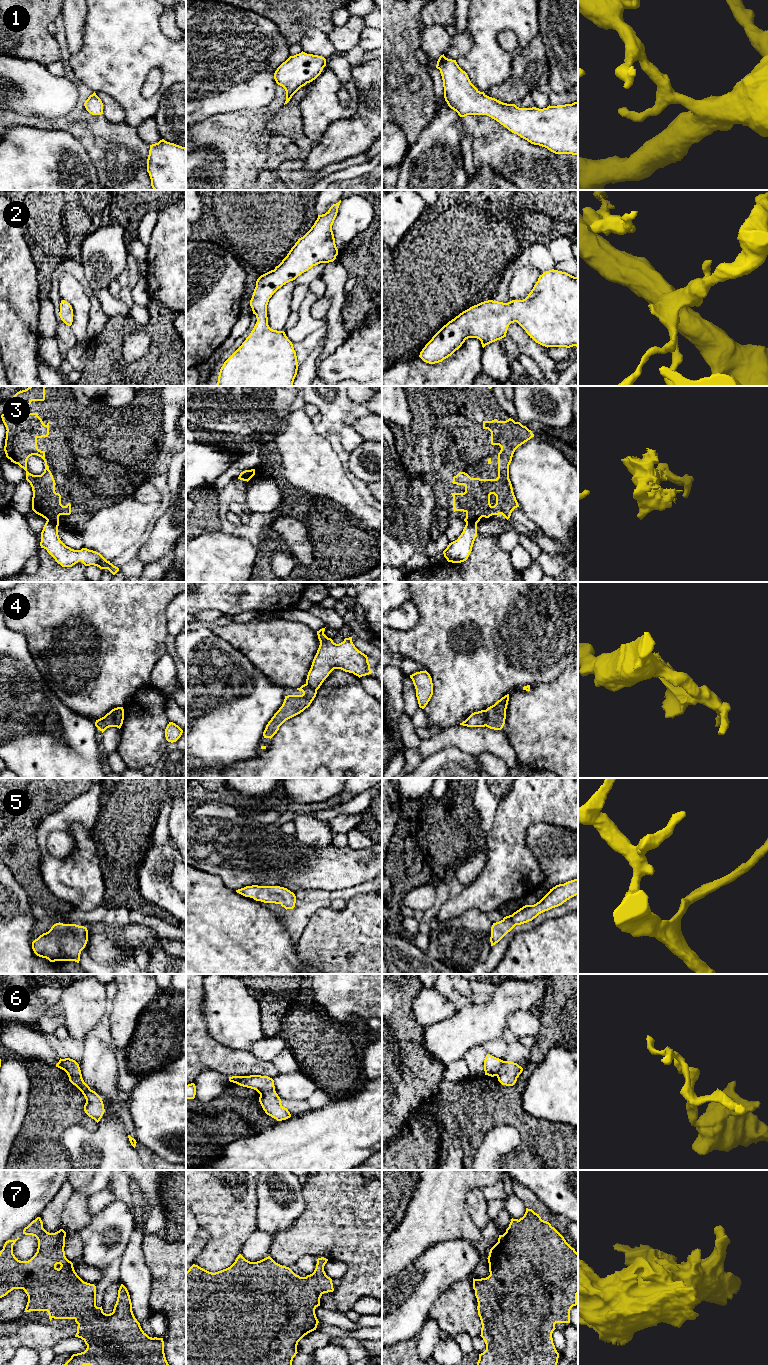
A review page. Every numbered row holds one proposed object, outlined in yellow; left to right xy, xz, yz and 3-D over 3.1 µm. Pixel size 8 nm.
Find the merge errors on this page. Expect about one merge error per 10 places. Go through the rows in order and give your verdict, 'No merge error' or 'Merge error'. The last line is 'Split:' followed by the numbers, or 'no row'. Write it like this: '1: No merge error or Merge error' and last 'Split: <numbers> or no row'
1: No merge error
2: No merge error
3: Merge error
4: Merge error
5: No merge error
6: No merge error
7: No merge error
Split: 3, 4

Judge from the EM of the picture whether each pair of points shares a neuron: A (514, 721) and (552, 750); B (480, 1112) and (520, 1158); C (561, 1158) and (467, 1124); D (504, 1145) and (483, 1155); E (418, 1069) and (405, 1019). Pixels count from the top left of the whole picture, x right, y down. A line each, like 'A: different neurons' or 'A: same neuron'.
A: same neuron
B: same neuron
C: same neuron
D: same neuron
E: same neuron

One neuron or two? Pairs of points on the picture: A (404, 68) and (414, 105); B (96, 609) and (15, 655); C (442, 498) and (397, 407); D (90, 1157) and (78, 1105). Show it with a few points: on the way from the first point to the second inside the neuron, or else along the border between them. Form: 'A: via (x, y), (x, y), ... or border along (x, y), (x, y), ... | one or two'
A: via (402, 77), (402, 93), (405, 96) | one
B: border along (13, 630), (24, 636), (29, 653), (38, 669) | two
C: border along (407, 403), (411, 415), (411, 424), (403, 429) | two
D: border along (97, 1123), (93, 1130), (68, 1126), (62, 1138) | two

